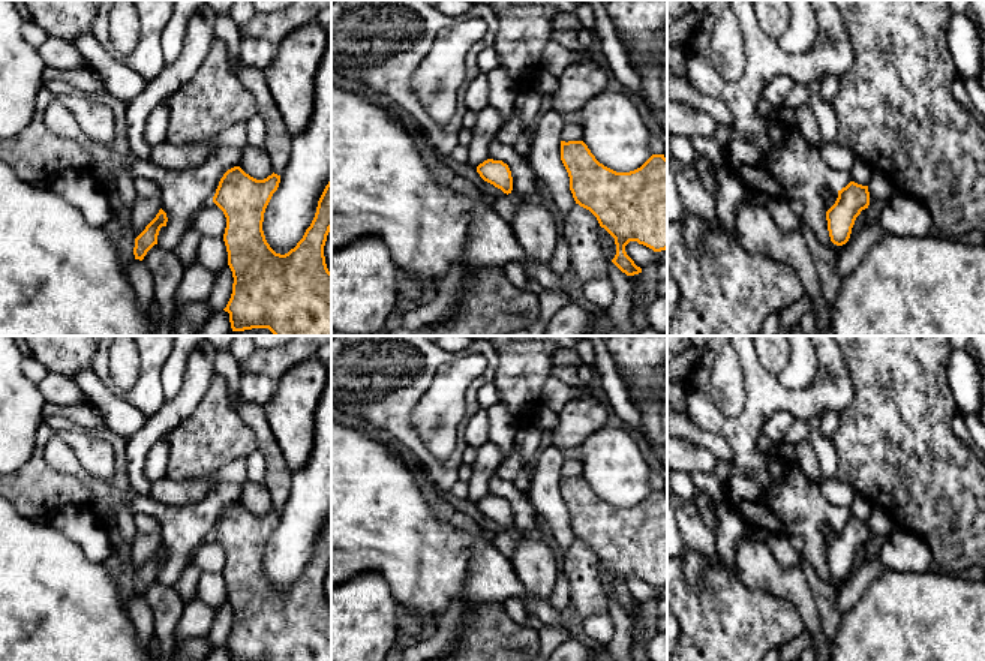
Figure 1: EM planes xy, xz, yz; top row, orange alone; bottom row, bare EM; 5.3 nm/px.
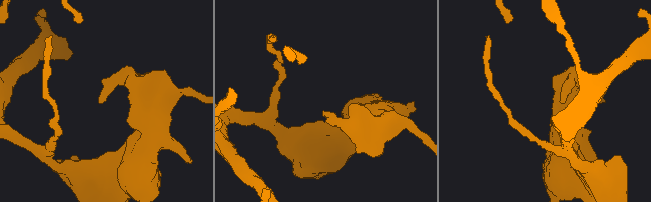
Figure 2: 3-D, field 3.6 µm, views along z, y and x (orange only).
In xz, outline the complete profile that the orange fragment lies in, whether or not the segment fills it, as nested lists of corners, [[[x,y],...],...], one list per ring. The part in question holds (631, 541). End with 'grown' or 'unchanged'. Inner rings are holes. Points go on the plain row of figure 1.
[[[561,477],[561,496],[570,513],[570,526],[576,540],[589,546],[616,580],[612,598],[627,612],[642,604],[627,591],[625,582],[637,577],[654,588],[667,585],[667,495],[652,490],[640,504],[616,508],[600,499],[583,477]]]; unchanged

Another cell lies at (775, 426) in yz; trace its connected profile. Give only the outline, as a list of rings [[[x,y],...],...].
[[[778,411],[769,415],[763,423],[763,433],[774,442],[783,442],[786,433],[792,429],[796,418],[787,411]]]

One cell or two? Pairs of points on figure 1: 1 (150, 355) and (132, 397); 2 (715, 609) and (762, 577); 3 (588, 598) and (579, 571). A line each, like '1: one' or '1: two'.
1: one
2: two
3: one

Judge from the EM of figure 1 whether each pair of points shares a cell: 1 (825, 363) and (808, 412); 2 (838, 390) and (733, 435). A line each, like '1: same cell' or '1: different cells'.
1: same cell
2: same cell

